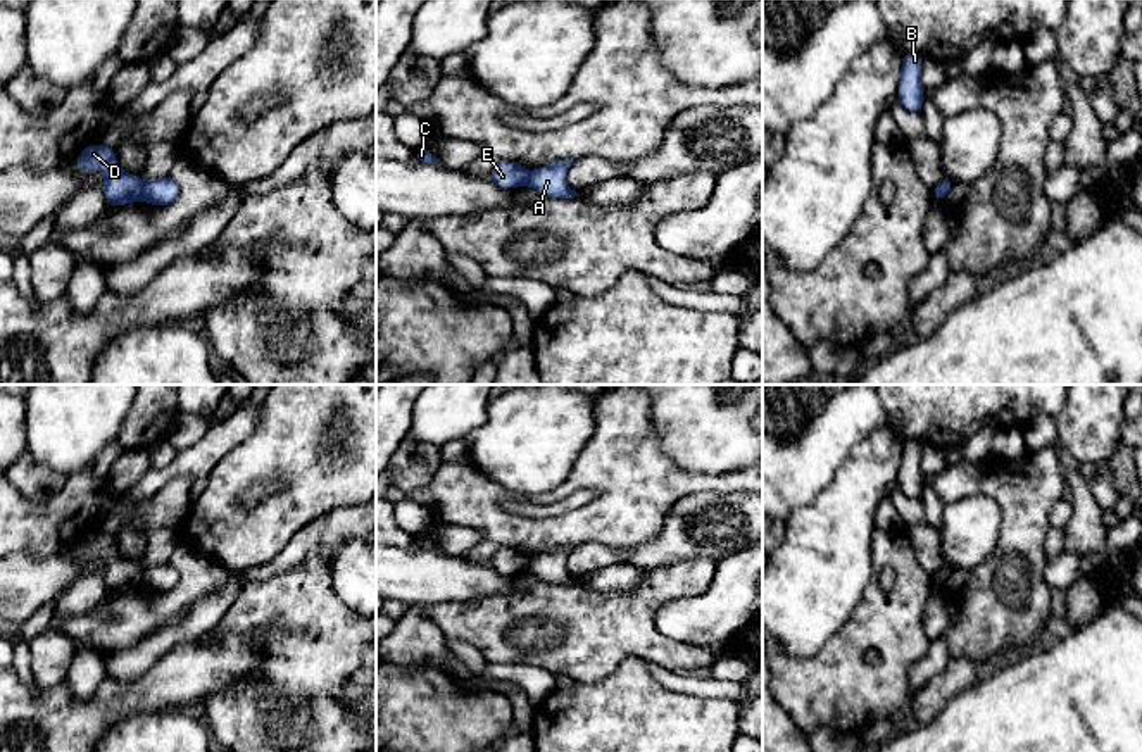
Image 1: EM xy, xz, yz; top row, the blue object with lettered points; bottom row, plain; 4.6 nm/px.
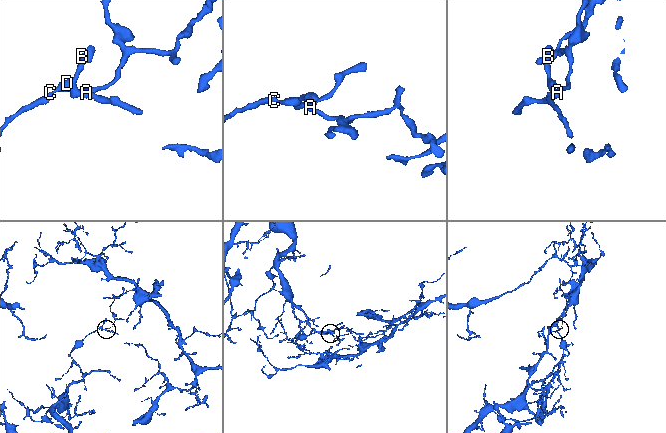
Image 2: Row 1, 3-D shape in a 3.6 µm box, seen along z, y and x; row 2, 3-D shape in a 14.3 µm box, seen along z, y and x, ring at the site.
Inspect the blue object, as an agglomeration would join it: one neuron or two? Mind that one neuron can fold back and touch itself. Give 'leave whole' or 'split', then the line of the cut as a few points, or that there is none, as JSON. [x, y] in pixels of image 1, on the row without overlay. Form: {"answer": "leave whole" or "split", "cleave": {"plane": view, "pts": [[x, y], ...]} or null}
{"answer": "split", "cleave": {"plane": "xy", "pts": [[144, 568], [144, 582], [140, 585]]}}

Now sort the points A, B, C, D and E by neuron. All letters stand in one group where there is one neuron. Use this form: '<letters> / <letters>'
A / B C D E

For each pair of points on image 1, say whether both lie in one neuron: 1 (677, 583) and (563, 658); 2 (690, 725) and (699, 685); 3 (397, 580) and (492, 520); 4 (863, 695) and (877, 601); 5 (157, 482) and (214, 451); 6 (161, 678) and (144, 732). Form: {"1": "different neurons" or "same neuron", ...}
{"1": "same neuron", "2": "different neurons", "3": "different neurons", "4": "same neuron", "5": "same neuron", "6": "different neurons"}

